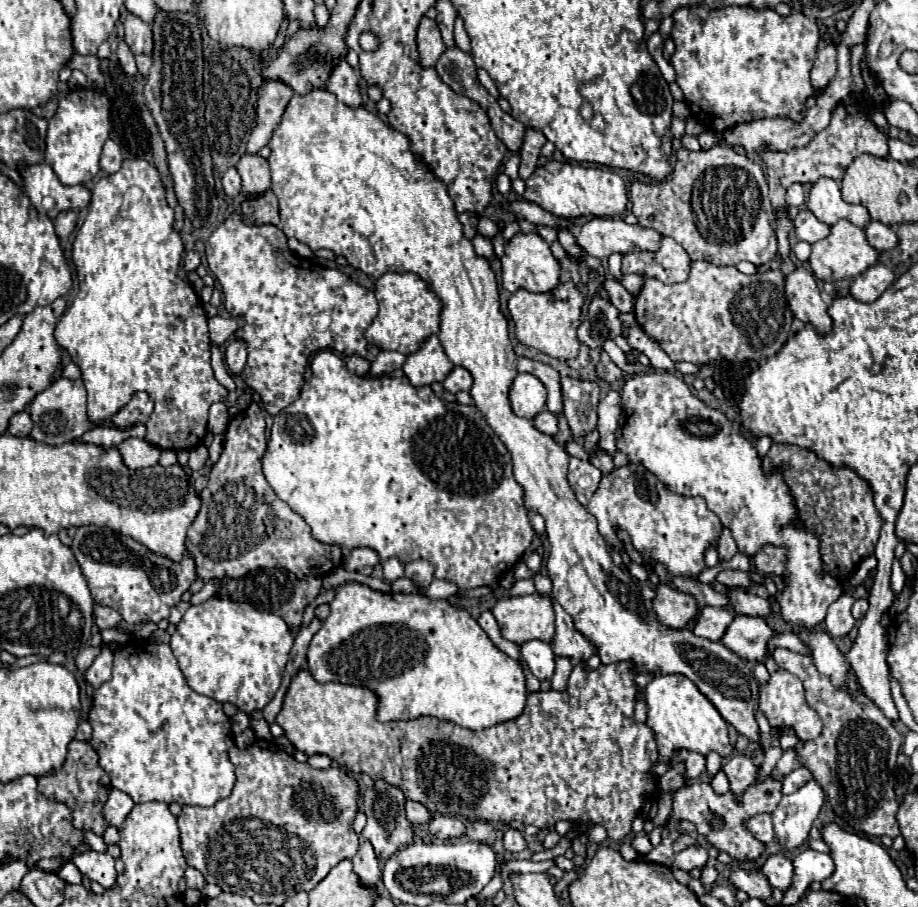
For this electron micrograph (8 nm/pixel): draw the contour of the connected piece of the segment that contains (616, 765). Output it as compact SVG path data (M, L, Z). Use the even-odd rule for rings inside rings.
M578 662L572 668L572 672L570 672L570 680L568 680L566 690L562 690L562 692L558 692L558 690L530 692L522 716L518 716L514 720L508 720L508 722L502 722L502 724L496 724L496 726L490 726L490 728L482 728L482 730L476 732L476 730L468 730L468 728L462 728L462 726L458 726L454 722L438 720L438 718L432 718L432 716L420 716L420 718L414 718L414 720L398 720L398 722L386 722L386 724L382 724L382 722L378 722L376 719L378 698L372 690L368 690L364 686L352 686L352 684L340 684L340 682L320 684L320 682L314 680L314 676L310 674L308 668L302 668L292 678L292 684L290 684L290 688L288 688L288 692L284 696L284 706L282 706L276 722L284 728L286 738L298 750L302 750L304 754L308 754L308 756L312 756L312 754L326 754L332 760L336 760L342 768L346 768L346 770L350 770L354 774L368 774L372 780L382 778L390 785L400 785L400 790L404 792L404 796L408 800L414 800L414 802L424 804L430 812L440 812L444 816L462 816L466 820L486 820L486 822L494 822L494 824L498 824L498 822L510 822L510 820L520 820L524 824L534 824L540 830L554 828L554 824L558 820L568 820L572 824L588 824L588 822L592 822L592 824L604 826L608 830L608 838L620 844L620 854L624 856L624 860L634 860L638 856L638 852L632 846L622 846L622 842L630 834L632 820L640 814L640 810L644 808L644 804L658 794L656 778L652 776L650 768L660 758L658 746L656 746L656 740L654 740L654 732L644 722L636 722L634 720L634 702L636 702L636 694L638 694L638 686L636 686L634 678L636 678L636 666L632 662L616 662L616 664L608 664L608 666L600 664L600 668L596 668L596 670L586 670L586 662ZM394 755L402 756L402 766L399 767L394 763L394 760L396 760Z

